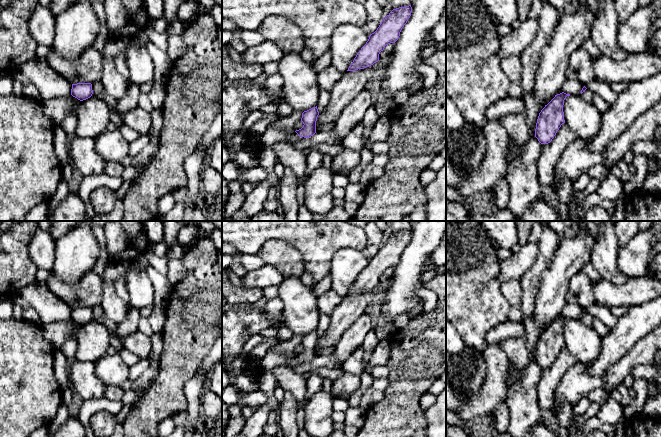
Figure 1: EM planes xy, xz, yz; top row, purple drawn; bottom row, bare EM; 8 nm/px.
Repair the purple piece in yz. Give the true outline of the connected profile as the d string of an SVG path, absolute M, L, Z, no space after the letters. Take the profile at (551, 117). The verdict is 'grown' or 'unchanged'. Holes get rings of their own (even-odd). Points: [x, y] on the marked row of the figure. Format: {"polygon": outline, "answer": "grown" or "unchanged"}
{"polygon": "M564 92L555 95L539 113L535 137L541 144L550 143L561 125L565 123L563 105L567 96L570 94Z", "answer": "unchanged"}

